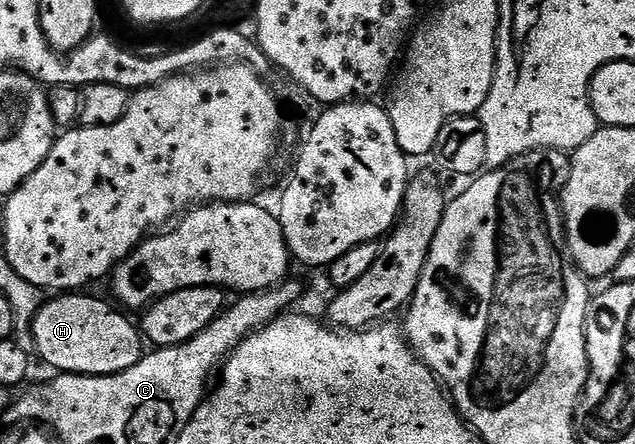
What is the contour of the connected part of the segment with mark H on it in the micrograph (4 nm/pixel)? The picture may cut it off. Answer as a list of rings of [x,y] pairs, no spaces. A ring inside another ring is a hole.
[[[61,294],[58,300],[46,299],[42,303],[33,319],[32,347],[61,374],[110,376],[131,370],[143,355],[138,325],[136,328],[120,307],[97,296],[81,295],[85,294]]]

